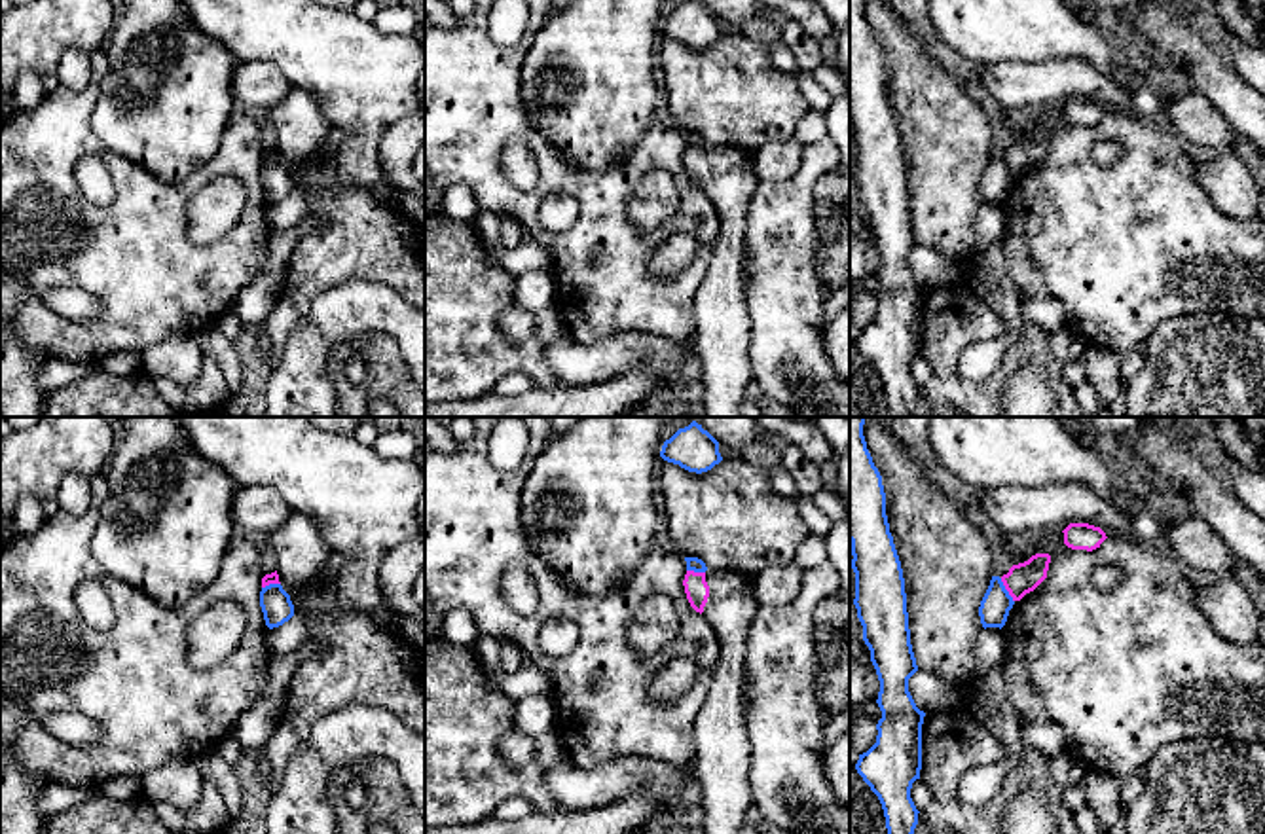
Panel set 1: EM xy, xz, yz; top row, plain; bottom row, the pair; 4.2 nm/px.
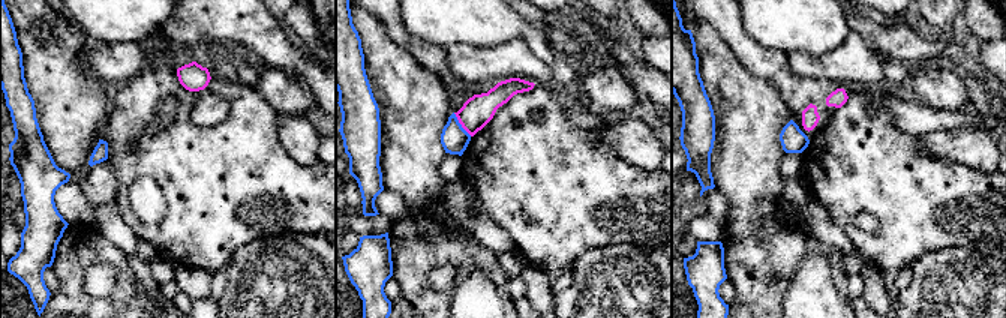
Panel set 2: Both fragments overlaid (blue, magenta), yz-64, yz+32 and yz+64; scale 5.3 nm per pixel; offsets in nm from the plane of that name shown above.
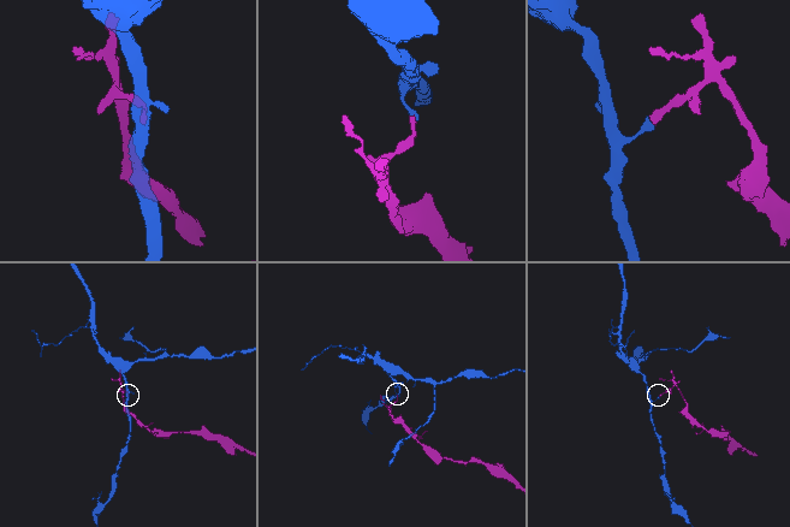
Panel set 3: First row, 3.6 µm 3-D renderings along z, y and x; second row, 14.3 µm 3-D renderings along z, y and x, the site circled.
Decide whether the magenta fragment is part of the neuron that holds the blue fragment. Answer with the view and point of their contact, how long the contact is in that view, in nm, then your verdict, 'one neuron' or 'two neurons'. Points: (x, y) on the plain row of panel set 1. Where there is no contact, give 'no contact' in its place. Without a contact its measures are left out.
contact yz (1006, 165); length 120 nm; two neurons

